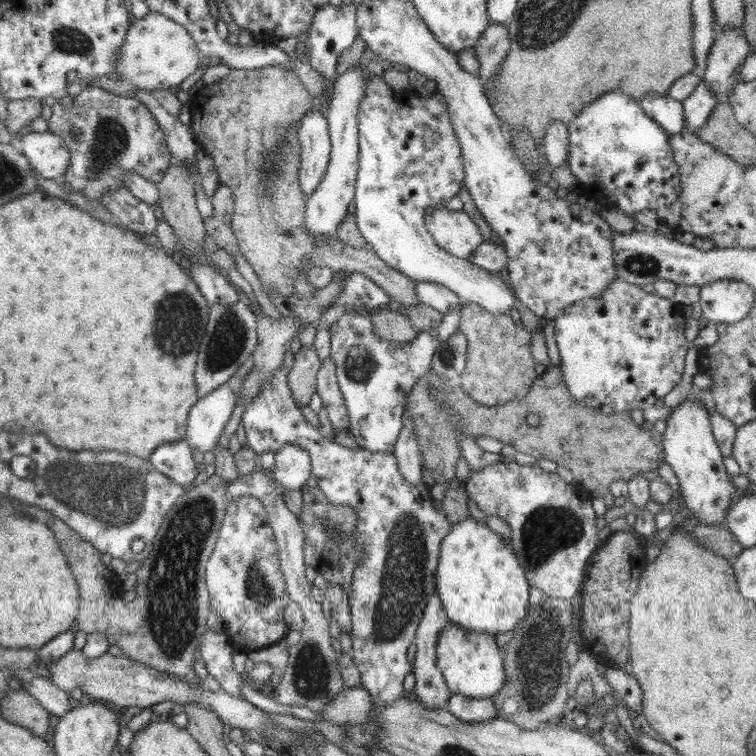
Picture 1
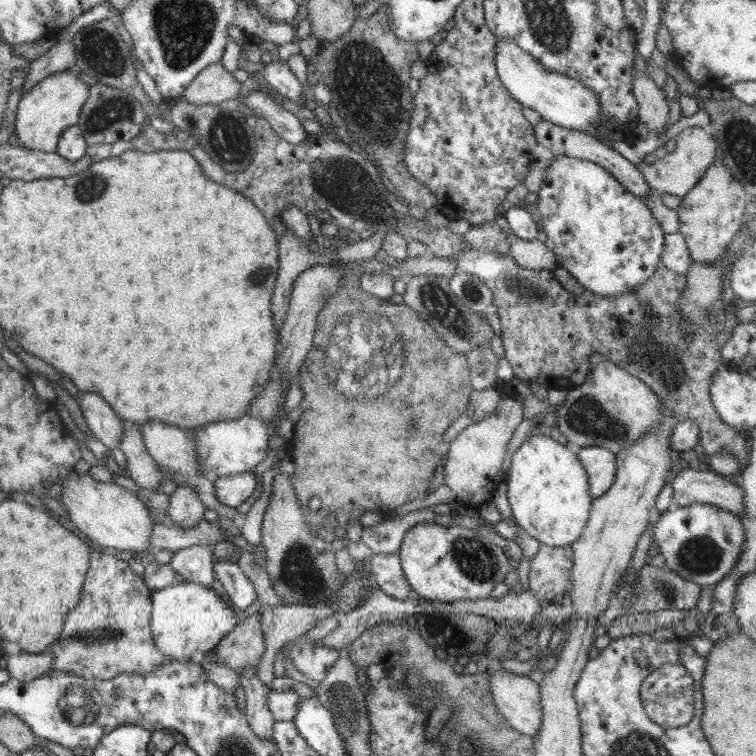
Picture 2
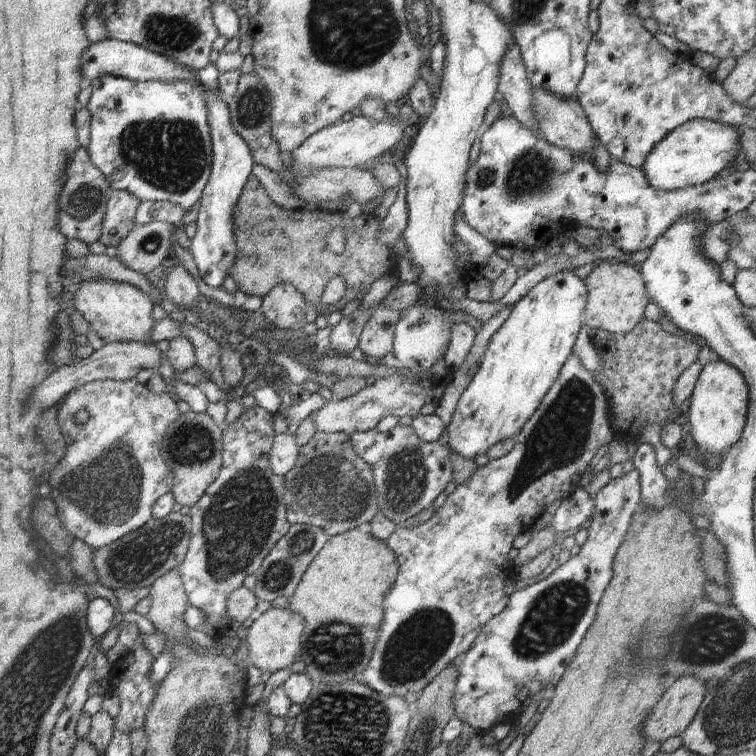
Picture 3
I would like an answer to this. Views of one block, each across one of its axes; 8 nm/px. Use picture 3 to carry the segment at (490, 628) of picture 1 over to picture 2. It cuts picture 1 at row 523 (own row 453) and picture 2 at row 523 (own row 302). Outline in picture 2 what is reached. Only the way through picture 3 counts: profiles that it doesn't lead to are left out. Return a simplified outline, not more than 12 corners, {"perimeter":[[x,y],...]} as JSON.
{"perimeter":[[529,435],[512,454],[512,517],[571,545],[593,499],[571,445]]}

